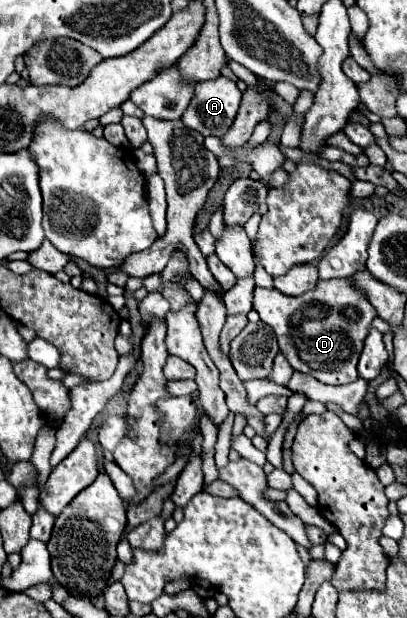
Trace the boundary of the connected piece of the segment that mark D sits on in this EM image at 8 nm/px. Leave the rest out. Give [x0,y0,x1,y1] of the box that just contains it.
[254,279,376,385]

